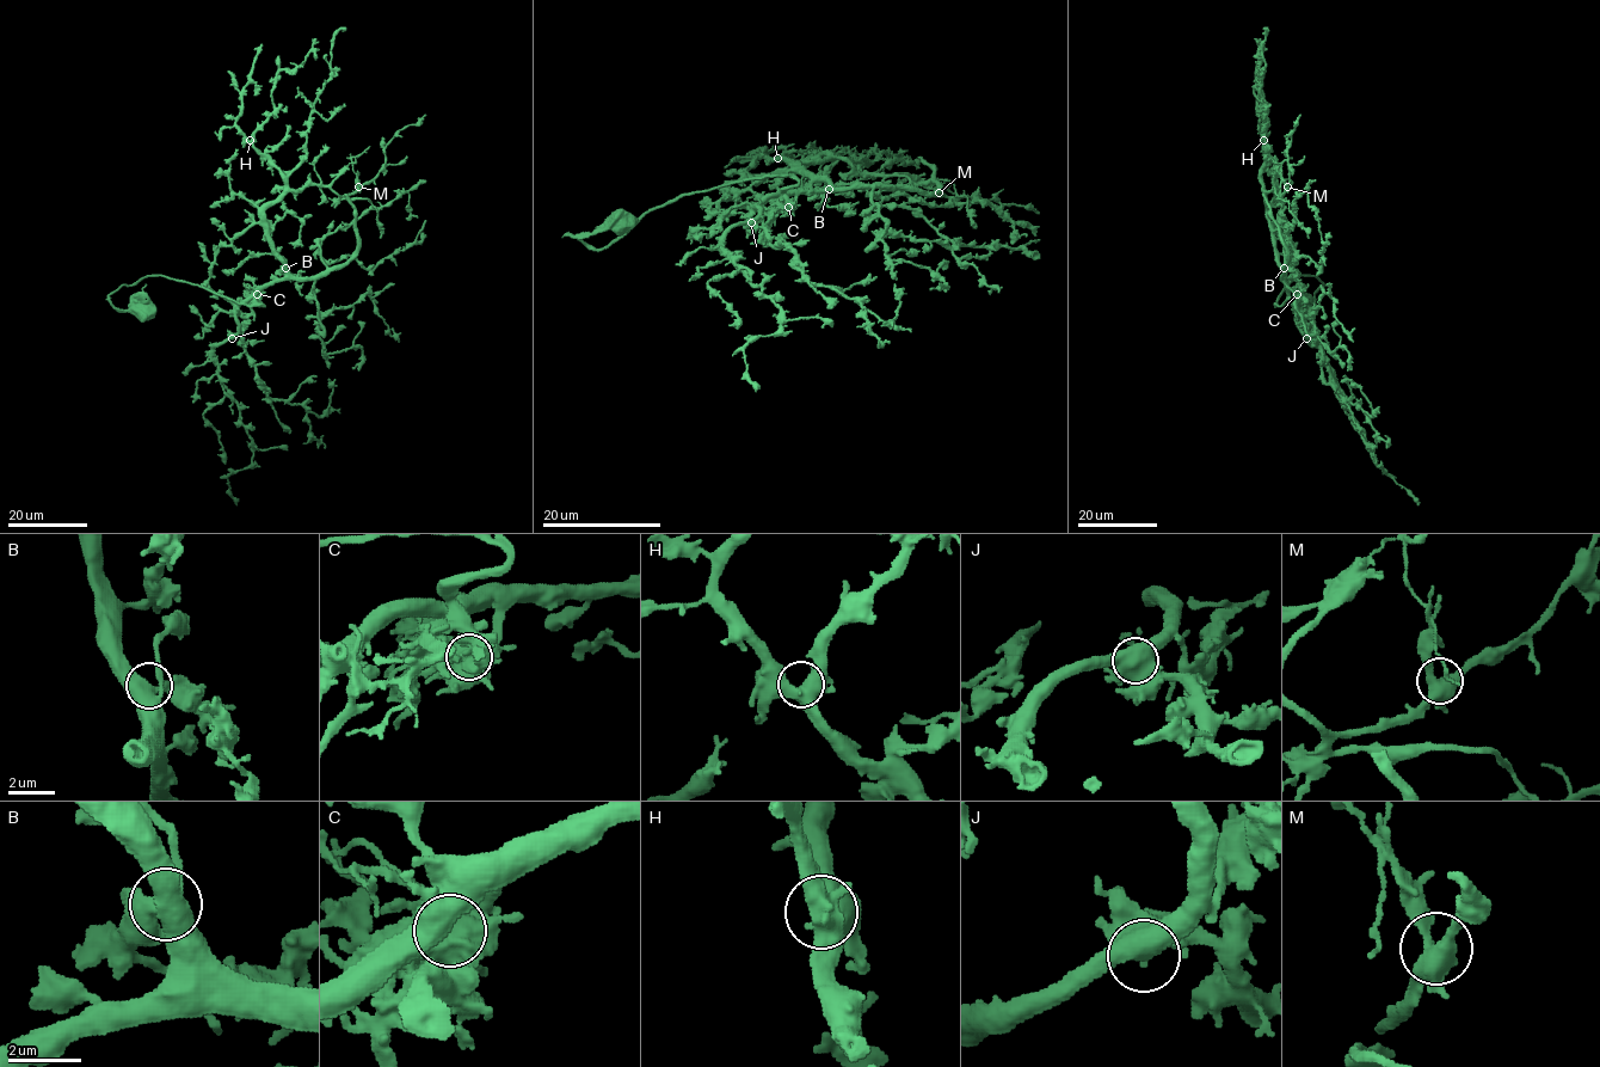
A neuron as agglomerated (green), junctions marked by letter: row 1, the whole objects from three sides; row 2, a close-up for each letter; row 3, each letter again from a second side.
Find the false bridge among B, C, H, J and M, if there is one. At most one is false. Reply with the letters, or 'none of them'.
C

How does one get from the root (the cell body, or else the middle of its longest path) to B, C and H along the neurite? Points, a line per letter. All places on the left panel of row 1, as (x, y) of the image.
B: (143, 314), (117, 310), (109, 295), (164, 275), (264, 305), (254, 296), (280, 281), (285, 268)
C: (143, 314), (117, 310), (109, 295), (149, 275), (264, 305), (256, 300), (257, 293)
H: (143, 314), (109, 295), (164, 275), (264, 305), (254, 296), (285, 275), (264, 214), (284, 176), (250, 140)

